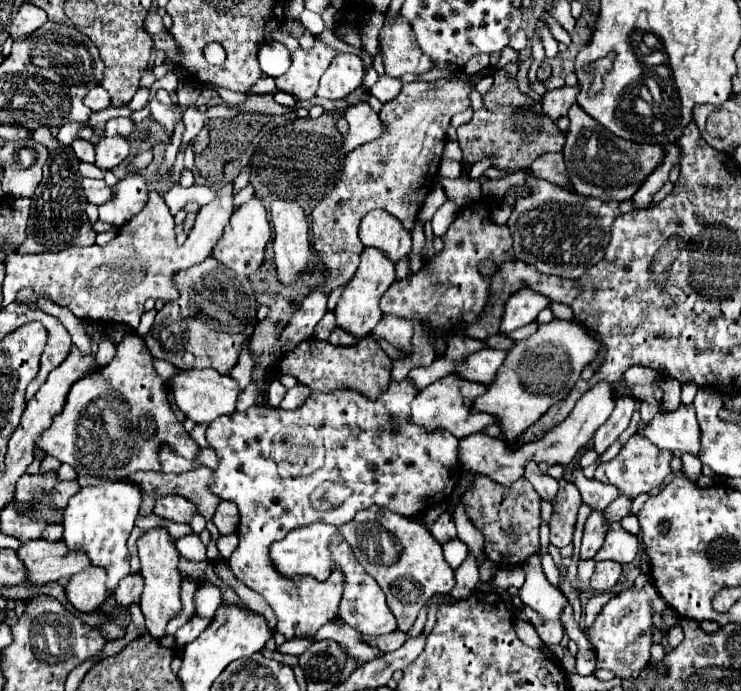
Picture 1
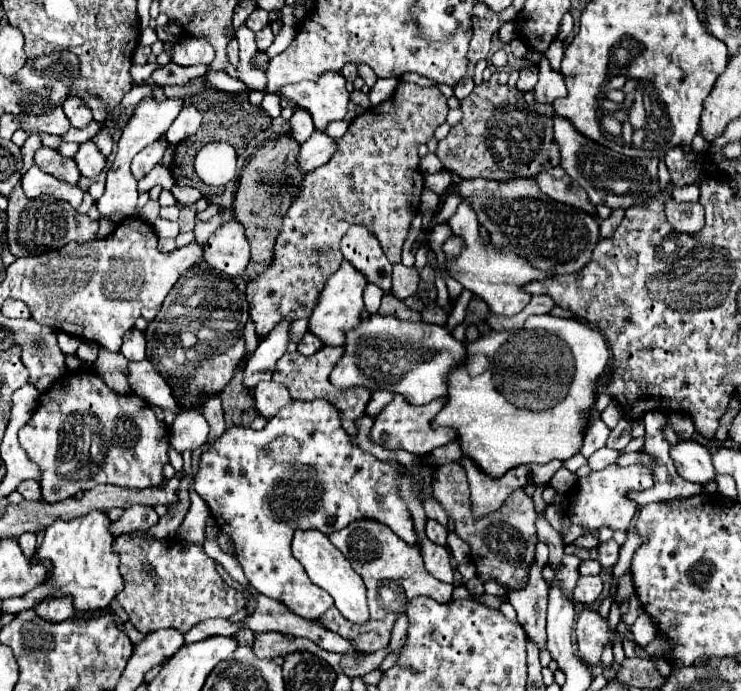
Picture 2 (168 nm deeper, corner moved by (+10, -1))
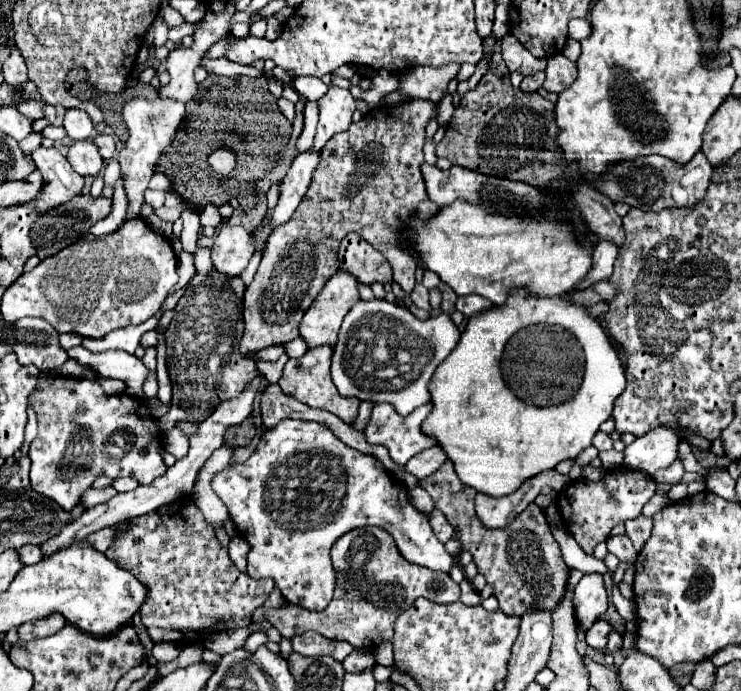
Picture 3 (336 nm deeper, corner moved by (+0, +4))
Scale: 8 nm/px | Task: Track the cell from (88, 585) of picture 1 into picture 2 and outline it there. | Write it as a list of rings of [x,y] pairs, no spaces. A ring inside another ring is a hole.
[[[56,597],[56,599],[44,599],[34,607],[34,611],[50,621],[66,621],[76,615],[76,609],[72,607],[72,599],[68,597]]]

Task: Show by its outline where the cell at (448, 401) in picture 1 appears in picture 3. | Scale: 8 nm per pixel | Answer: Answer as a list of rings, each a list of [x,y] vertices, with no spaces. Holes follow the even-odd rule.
[[[374,404],[372,408],[372,414],[370,414],[370,420],[364,428],[364,434],[366,434],[366,440],[368,444],[380,444],[380,446],[386,446],[388,452],[390,452],[390,458],[396,462],[396,464],[406,464],[412,456],[416,456],[418,452],[422,450],[428,450],[434,444],[434,438],[422,434],[420,430],[420,424],[424,422],[424,418],[430,414],[430,404],[426,406],[420,406],[418,410],[414,410],[412,414],[408,416],[400,416],[394,406],[390,404]]]

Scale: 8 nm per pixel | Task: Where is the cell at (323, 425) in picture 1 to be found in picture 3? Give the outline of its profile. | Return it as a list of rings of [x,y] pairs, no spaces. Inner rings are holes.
[[[286,418],[274,430],[266,430],[256,452],[244,464],[228,466],[218,472],[212,480],[212,488],[226,504],[240,536],[250,544],[248,574],[252,578],[272,578],[284,600],[306,610],[322,612],[332,600],[336,586],[336,574],[330,562],[330,548],[336,542],[334,526],[338,526],[338,538],[354,528],[380,526],[394,538],[398,552],[402,558],[408,558],[410,564],[446,574],[450,574],[454,566],[454,558],[446,552],[444,544],[434,538],[428,516],[410,504],[406,488],[398,486],[398,482],[384,470],[382,462],[346,446],[334,438],[326,426],[316,422]]]

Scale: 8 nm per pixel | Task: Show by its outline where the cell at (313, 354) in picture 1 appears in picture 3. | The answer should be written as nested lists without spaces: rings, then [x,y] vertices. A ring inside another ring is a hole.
[[[318,346],[318,348],[310,348],[302,358],[296,360],[288,360],[284,366],[284,374],[280,378],[280,388],[294,396],[296,400],[308,404],[310,408],[322,408],[328,410],[332,414],[336,414],[340,420],[344,422],[354,422],[356,414],[358,414],[358,406],[360,400],[358,398],[342,398],[340,394],[336,394],[336,386],[332,384],[330,378],[330,358],[332,358],[332,348],[330,346]]]

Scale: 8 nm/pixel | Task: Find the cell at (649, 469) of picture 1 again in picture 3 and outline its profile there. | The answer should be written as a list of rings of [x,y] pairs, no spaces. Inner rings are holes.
[[[618,466],[598,482],[590,482],[586,478],[570,482],[566,486],[566,492],[558,494],[558,510],[562,514],[566,530],[574,536],[586,554],[592,554],[596,544],[604,542],[618,522],[636,518],[642,512],[642,506],[654,496],[654,492],[654,478],[642,474],[640,470]]]

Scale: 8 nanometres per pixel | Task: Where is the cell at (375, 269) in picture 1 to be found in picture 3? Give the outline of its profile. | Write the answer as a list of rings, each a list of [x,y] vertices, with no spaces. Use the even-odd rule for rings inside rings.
[[[336,272],[324,286],[324,290],[318,294],[318,298],[314,300],[314,304],[310,306],[310,310],[304,314],[302,322],[300,322],[300,338],[308,344],[308,348],[316,348],[316,346],[334,346],[338,340],[338,330],[342,324],[342,318],[348,314],[348,310],[360,300],[358,296],[358,280],[354,276],[350,276],[348,272]]]

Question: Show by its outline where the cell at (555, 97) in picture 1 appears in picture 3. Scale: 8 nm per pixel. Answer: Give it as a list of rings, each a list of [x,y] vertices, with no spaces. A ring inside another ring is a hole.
[[[556,54],[554,58],[548,60],[546,66],[546,80],[544,80],[544,88],[548,92],[556,92],[560,94],[562,90],[566,90],[572,82],[576,80],[576,64],[570,62],[566,56]]]

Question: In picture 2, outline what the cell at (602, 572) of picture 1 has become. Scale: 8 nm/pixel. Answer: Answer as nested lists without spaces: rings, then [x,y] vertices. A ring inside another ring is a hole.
[[[580,575],[574,587],[574,599],[582,603],[594,603],[602,593],[602,579],[600,575]]]

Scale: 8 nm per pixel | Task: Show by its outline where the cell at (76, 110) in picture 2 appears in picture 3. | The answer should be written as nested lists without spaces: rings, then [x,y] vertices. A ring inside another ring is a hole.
[[[66,110],[62,126],[72,140],[86,140],[92,134],[92,122],[82,110]]]

